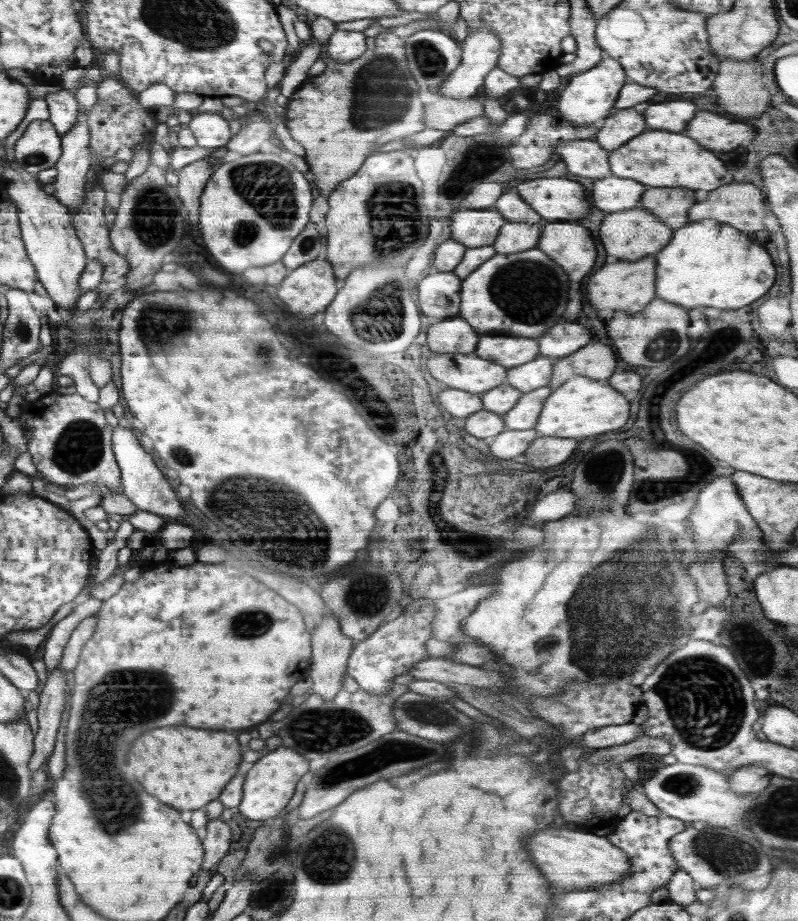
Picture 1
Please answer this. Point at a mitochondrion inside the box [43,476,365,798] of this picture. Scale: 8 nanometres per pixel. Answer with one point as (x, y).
(253, 623)

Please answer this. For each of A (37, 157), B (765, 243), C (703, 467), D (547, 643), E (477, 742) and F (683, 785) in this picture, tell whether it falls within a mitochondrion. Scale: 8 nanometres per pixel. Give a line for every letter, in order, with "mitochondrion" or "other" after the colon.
A: mitochondrion
B: other
C: other
D: mitochondrion
E: mitochondrion
F: mitochondrion

